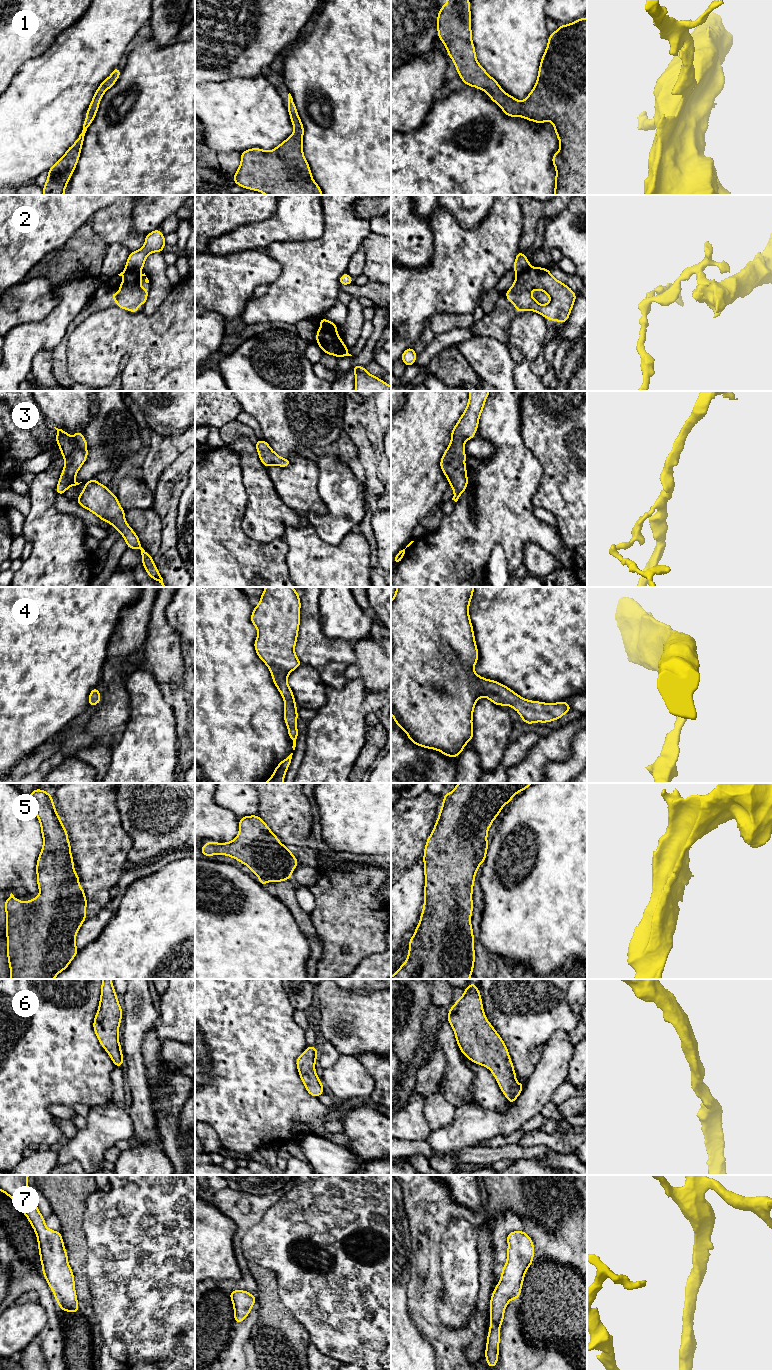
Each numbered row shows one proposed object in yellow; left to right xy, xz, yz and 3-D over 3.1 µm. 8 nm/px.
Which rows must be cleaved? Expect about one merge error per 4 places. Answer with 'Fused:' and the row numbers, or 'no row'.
Fused: 2

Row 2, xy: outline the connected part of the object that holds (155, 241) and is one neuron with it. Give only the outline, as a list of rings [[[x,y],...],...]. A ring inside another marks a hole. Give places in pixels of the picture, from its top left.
[[[160,229],[154,230],[145,236],[144,246],[130,255],[126,261],[125,270],[142,271],[147,256],[153,252],[163,252],[165,237]]]

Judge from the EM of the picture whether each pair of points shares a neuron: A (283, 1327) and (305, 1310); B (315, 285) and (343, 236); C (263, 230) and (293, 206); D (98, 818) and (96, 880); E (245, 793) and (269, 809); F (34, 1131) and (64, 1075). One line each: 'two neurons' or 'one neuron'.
A: two neurons
B: one neuron
C: one neuron
D: one neuron
E: two neurons
F: one neuron

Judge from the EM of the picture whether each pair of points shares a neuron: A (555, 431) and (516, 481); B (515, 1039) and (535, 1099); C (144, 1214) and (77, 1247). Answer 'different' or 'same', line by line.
A: different
B: different
C: different

